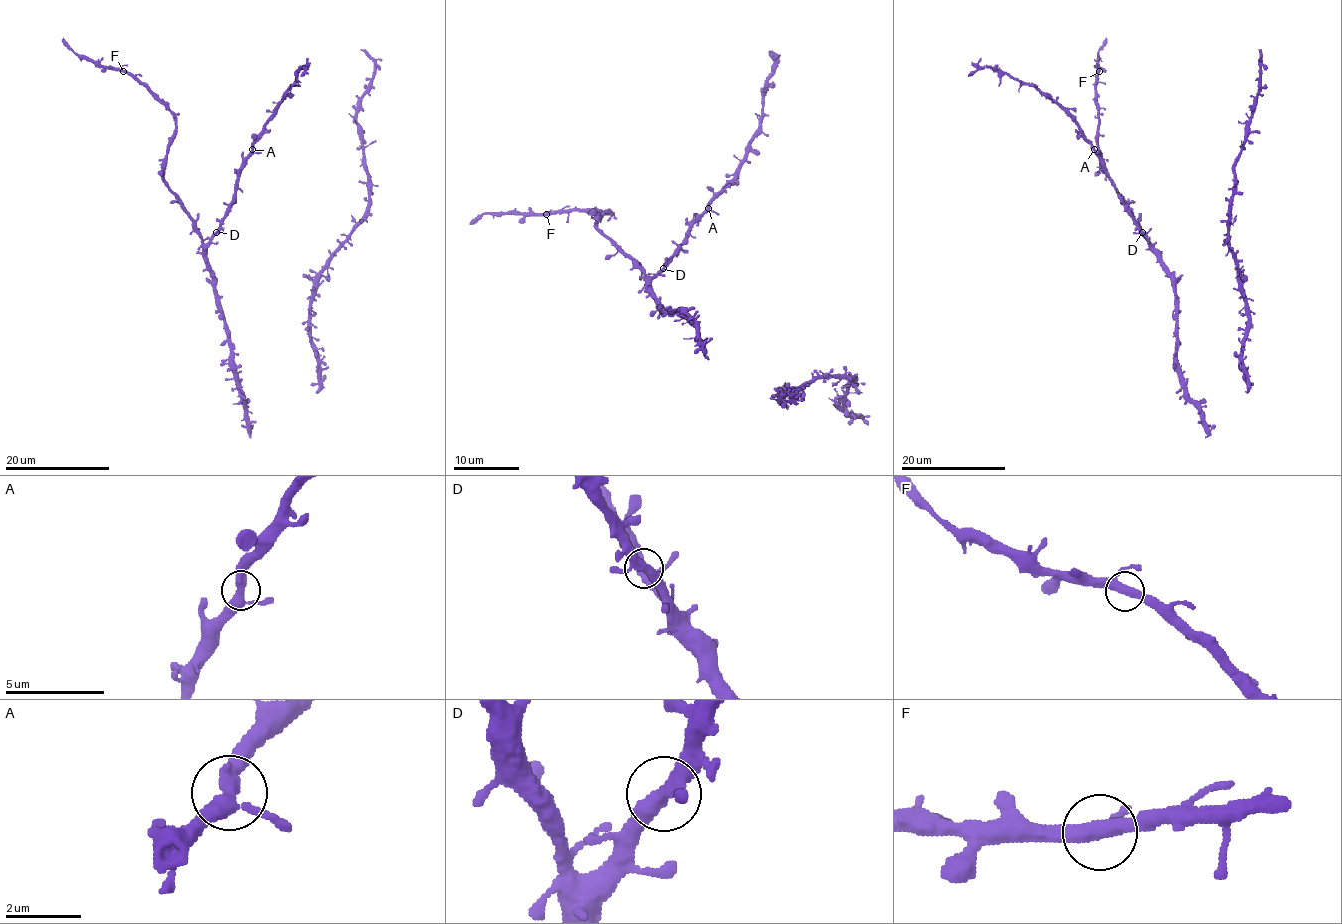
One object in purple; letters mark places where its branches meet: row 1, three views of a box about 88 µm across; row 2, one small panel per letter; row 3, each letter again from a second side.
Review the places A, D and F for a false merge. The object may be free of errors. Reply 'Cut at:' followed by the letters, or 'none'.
Cut at: none

